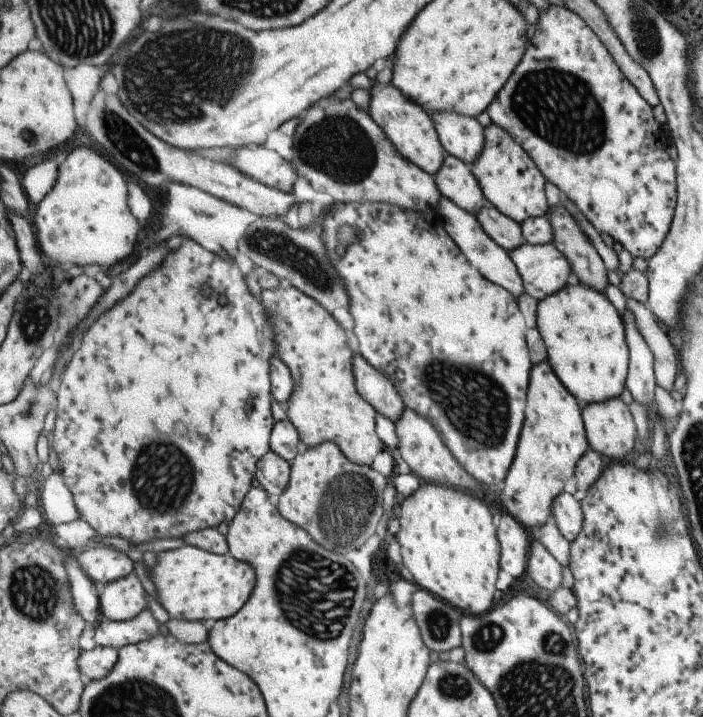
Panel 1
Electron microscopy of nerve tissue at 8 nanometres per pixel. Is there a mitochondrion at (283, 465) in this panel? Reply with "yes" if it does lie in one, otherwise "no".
no

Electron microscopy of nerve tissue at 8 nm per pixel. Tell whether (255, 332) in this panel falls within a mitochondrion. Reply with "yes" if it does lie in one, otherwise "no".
no

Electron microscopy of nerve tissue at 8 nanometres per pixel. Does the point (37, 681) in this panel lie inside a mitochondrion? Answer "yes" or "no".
no

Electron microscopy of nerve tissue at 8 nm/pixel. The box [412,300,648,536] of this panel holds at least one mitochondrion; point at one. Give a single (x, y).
(477, 404)

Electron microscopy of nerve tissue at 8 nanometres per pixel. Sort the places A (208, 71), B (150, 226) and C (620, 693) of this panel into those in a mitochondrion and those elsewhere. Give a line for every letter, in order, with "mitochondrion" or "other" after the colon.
A: mitochondrion
B: other
C: other

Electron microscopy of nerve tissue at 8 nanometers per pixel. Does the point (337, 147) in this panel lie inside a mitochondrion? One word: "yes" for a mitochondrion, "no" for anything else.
yes

